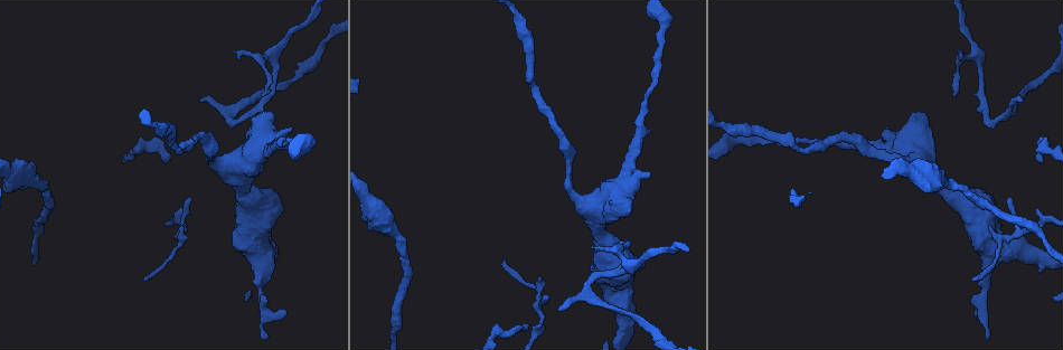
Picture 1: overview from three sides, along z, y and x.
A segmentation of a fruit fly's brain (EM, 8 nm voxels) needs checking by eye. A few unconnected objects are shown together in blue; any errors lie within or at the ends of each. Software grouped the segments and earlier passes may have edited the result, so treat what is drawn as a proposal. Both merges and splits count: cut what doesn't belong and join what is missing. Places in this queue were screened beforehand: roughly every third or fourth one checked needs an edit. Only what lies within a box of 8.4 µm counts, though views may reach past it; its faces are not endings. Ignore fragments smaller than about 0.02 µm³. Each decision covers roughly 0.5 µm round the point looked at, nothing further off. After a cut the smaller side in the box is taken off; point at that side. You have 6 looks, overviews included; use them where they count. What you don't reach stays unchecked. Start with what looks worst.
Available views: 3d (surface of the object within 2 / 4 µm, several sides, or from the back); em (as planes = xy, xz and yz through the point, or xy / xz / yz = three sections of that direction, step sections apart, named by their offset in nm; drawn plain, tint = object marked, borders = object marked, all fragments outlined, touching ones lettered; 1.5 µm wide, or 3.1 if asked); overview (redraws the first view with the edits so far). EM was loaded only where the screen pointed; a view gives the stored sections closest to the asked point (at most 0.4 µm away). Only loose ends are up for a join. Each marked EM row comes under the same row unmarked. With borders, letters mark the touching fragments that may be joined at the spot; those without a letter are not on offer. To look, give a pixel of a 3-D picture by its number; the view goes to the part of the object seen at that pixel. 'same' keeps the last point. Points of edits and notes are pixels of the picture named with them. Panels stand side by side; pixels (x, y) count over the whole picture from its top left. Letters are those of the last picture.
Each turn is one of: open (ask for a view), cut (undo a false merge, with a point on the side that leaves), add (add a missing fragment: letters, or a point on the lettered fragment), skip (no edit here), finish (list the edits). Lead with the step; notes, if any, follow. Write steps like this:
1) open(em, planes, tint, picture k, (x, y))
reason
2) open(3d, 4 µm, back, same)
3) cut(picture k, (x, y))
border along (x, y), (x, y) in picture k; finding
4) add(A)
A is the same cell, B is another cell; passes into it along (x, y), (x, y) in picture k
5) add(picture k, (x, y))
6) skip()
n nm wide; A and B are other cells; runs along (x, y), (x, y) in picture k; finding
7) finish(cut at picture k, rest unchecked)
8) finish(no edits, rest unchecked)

open(em, planes, borders, picture 1, (886, 131))
free end

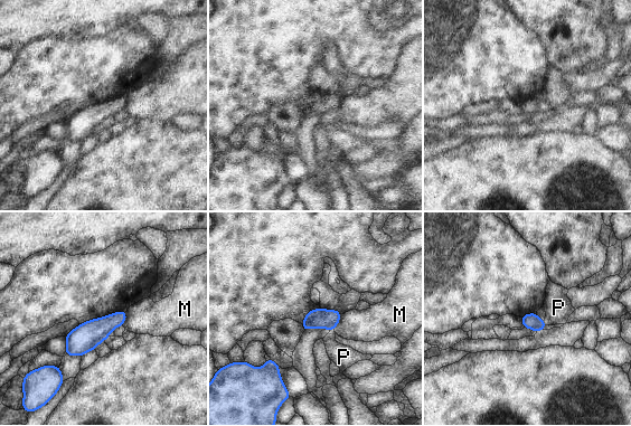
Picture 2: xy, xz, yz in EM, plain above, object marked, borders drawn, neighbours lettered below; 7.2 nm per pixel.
skip()
M and P are other cells; border along (333, 329), (330, 331) in picture 2; none of them fits

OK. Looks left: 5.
open(3d, 2 µm, picture 1, (560, 307))
free end

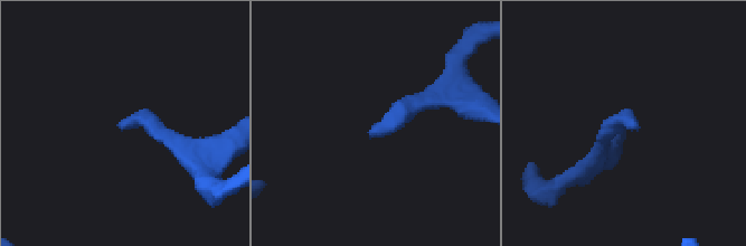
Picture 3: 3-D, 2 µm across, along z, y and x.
open(em, planes, borders, picture 3, (370, 130))

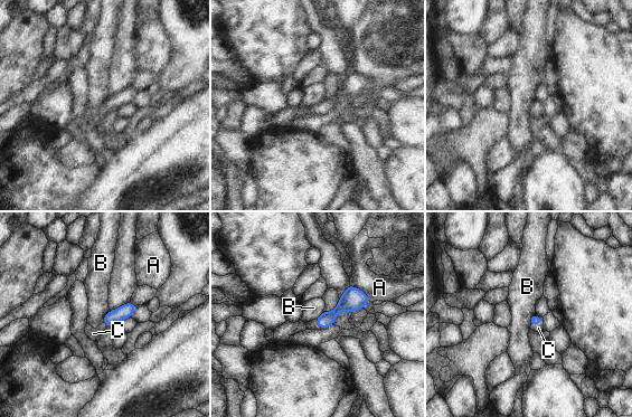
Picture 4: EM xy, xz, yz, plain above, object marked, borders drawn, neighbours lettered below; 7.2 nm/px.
add(C)
C is the same cell, A and B are other cells; passes into it along (535, 319), (537, 323), (538, 328) in picture 4; it goes on there

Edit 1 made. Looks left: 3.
open(3d, 2 µm, picture 1, (597, 249))
an open end

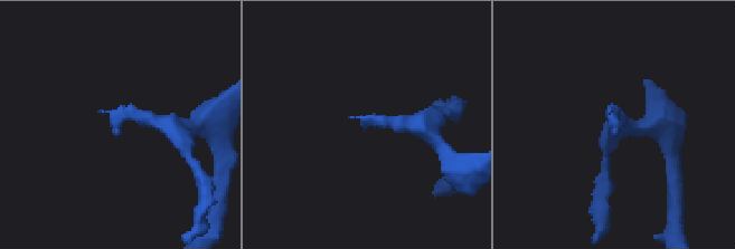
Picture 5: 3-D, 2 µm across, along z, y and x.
open(em, planes, borders, picture 5, (617, 134))

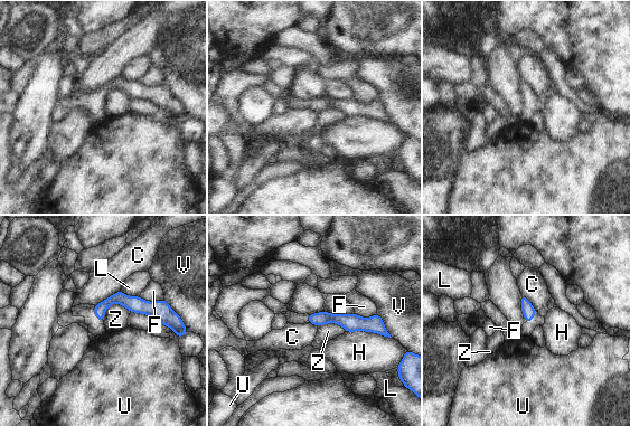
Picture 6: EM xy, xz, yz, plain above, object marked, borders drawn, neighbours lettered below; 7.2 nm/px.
skip()
C, F, H, L, U, V and Z are other cells; border along (130, 312), (112, 303), (103, 321) in picture 6; no lettered fragment goes on from it

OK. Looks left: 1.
finish(add at picture 4, rest unchecked)

